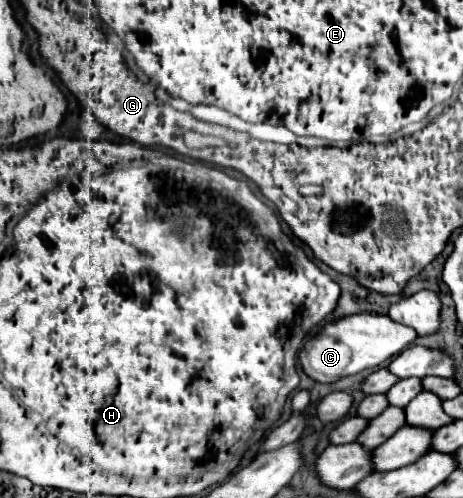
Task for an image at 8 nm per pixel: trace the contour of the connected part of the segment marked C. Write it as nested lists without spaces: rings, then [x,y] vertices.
[[[354,314],[326,324],[312,340],[306,342],[298,359],[303,371],[316,382],[336,382],[342,376],[358,374],[366,368],[376,368],[384,364],[388,358],[400,354],[406,346],[410,346],[416,336],[418,334],[414,328],[396,324],[388,316]]]

